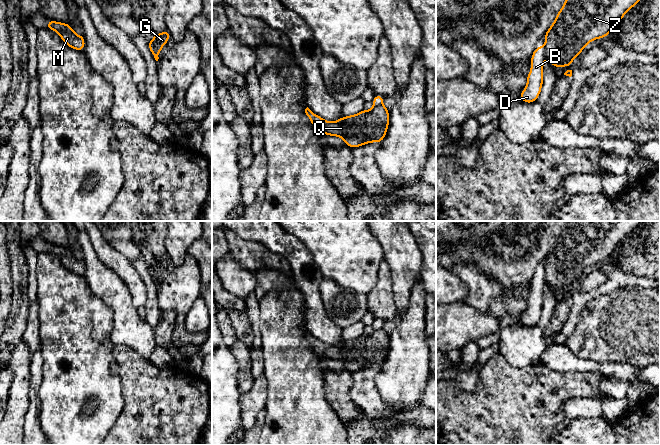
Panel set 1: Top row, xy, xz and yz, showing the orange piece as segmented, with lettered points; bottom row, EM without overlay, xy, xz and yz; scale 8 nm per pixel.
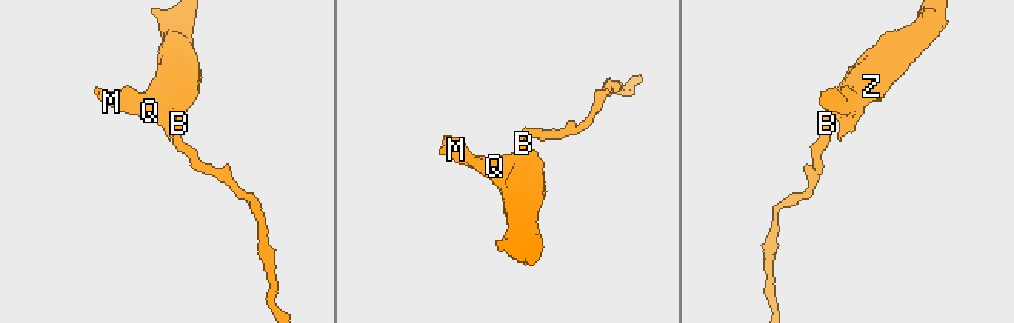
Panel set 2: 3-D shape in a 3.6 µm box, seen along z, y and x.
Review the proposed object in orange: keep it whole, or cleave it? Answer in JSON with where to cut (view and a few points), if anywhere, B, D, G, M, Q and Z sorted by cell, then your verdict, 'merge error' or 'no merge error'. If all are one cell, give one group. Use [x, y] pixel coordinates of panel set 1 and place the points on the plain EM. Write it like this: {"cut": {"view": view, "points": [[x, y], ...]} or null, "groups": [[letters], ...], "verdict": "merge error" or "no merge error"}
{"cut": {"view": "yz", "points": [[543, 272], [546, 281]]}, "groups": [["B", "D"], ["G", "M", "Q", "Z"]], "verdict": "merge error"}

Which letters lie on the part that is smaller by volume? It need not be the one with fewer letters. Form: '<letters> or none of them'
G, M, Q, Z

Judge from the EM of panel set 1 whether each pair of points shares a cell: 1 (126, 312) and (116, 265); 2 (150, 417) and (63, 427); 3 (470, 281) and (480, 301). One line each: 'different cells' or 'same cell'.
1: different cells
2: different cells
3: same cell

